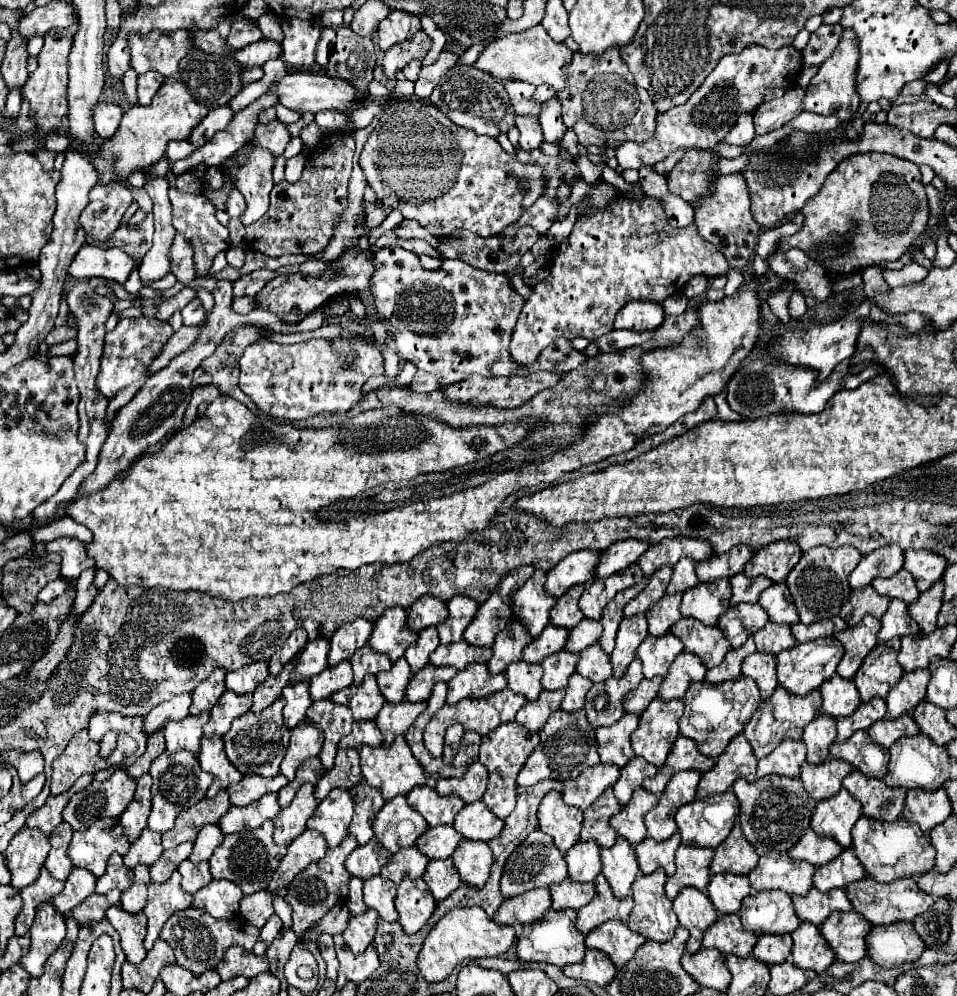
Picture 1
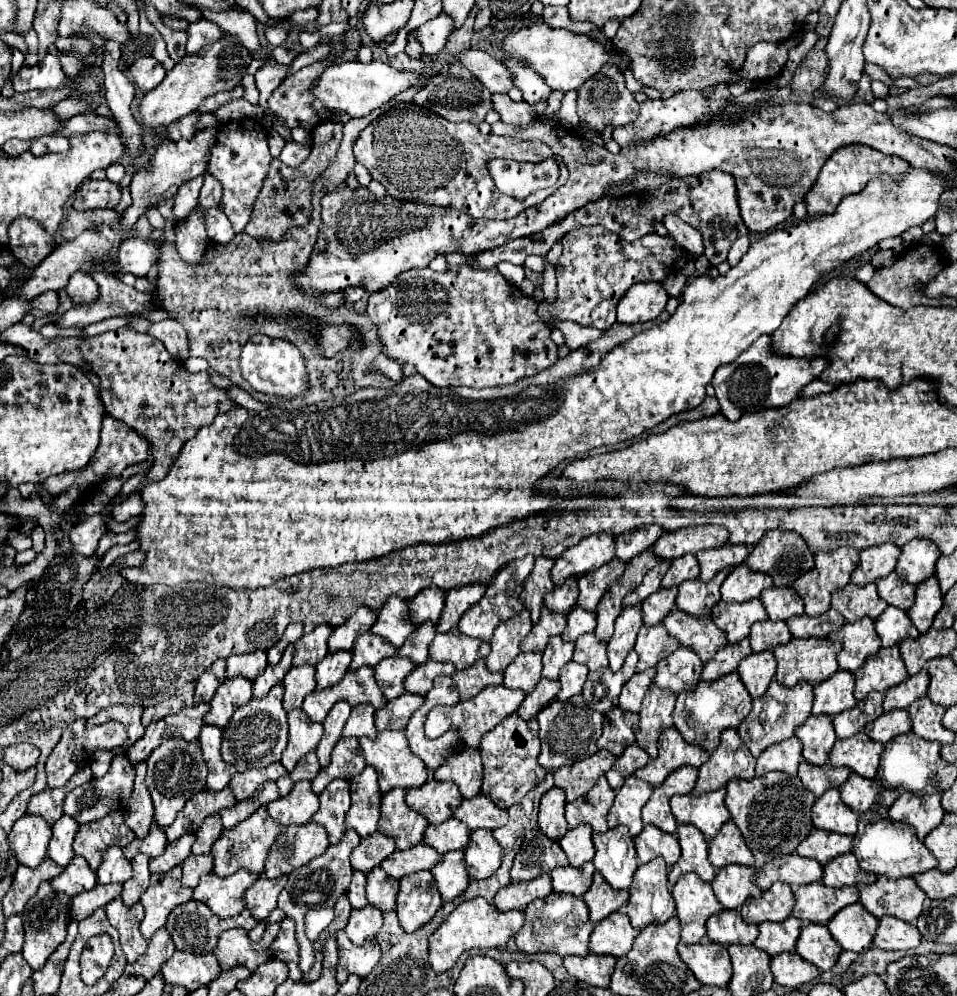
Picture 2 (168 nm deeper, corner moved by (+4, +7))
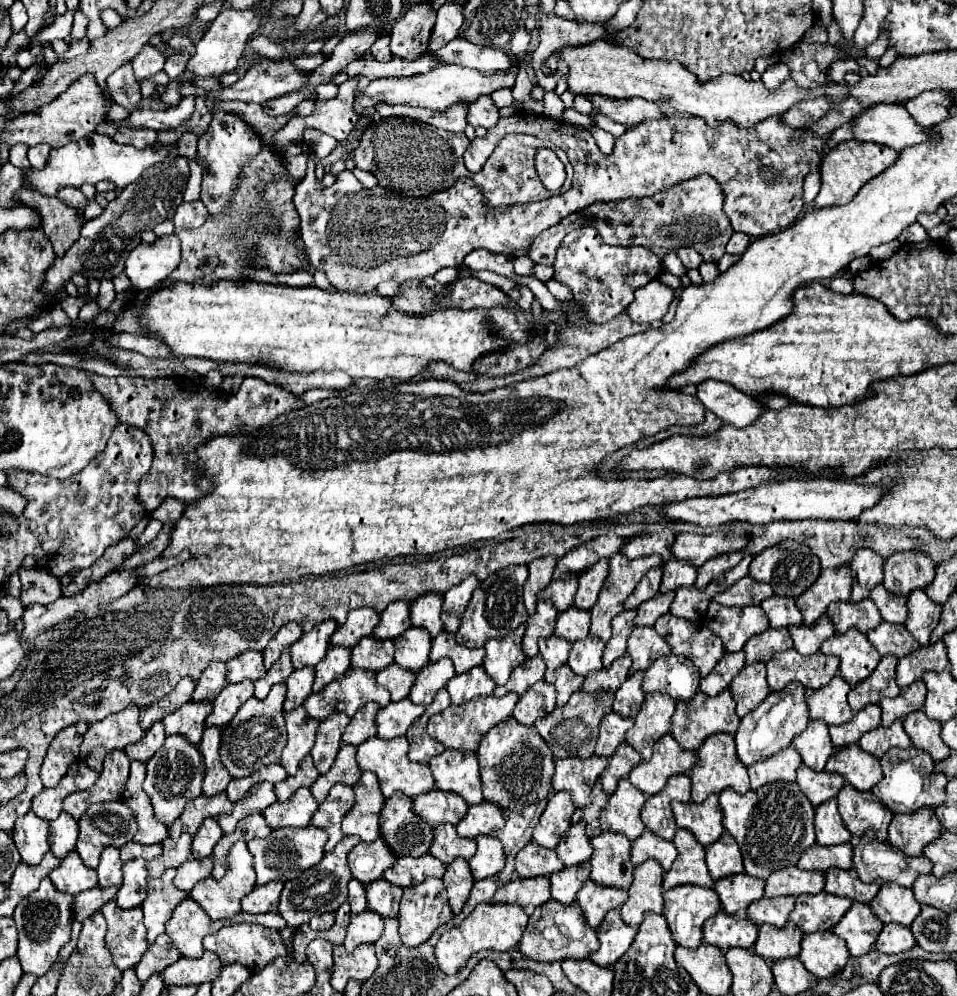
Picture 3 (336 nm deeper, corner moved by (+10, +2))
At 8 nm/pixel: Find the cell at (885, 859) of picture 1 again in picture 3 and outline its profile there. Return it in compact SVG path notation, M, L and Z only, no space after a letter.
M866 832L854 846L852 868L864 882L882 880L910 888L918 876L932 872L932 862L926 856L910 858L890 844L878 842L872 832Z

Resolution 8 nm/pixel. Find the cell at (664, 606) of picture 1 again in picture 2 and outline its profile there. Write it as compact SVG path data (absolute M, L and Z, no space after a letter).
M676 587L674 589L660 589L646 597L642 601L642 611L644 611L644 625L660 625L662 619L674 609L676 601Z

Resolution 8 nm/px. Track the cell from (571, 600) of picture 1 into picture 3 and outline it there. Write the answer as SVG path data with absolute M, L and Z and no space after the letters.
M564 574L558 580L552 580L544 590L540 590L542 600L552 600L556 608L568 610L574 604L574 594L578 588L578 576L576 574Z

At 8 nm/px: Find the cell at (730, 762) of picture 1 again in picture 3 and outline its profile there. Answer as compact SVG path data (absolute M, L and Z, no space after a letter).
M734 734L708 736L708 740L704 740L704 744L700 746L700 750L696 754L698 754L698 760L688 774L692 780L692 802L704 802L708 798L708 794L720 794L724 788L734 788L740 794L748 792L748 788L750 788L748 772L746 772L746 766L740 764L740 760L736 756Z

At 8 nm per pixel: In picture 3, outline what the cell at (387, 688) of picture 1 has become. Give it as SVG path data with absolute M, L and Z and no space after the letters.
M390 664L388 668L384 668L376 674L376 682L380 686L388 688L392 702L404 700L410 694L410 688L412 688L414 680L416 680L416 674L410 672L410 670L400 668L398 664Z

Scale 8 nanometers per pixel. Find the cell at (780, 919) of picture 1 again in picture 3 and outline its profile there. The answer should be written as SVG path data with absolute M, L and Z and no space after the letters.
M780 896L780 898L762 898L748 906L748 918L752 922L760 924L772 924L776 928L784 926L788 922L788 916L794 908L796 898L794 896Z

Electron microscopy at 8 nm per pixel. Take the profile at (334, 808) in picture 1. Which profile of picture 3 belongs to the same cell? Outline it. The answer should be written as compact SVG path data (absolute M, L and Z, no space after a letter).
M336 784L328 798L320 804L318 812L312 818L312 824L316 828L322 828L328 834L328 842L326 842L326 852L332 852L334 846L340 842L340 838L344 838L340 824L342 818L354 808L354 792L350 786L344 784Z

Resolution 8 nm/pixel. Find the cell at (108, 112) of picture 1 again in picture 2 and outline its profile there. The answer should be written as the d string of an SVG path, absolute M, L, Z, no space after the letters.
M46 55L34 67L22 67L14 75L14 89L16 93L26 93L30 89L58 89L64 87L66 73L54 55Z

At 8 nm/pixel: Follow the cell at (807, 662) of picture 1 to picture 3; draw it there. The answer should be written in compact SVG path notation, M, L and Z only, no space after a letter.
M796 650L780 652L766 662L768 670L768 684L770 690L782 690L788 682L800 682L810 690L818 690L826 686L838 672L840 660L836 656L826 656L816 652L812 656L802 656Z

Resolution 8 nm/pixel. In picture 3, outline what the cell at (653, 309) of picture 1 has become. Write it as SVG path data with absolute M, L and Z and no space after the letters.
M652 280L652 284L646 284L636 290L636 298L628 306L628 314L634 322L652 324L664 318L672 300L674 300L674 290L662 284L660 280Z

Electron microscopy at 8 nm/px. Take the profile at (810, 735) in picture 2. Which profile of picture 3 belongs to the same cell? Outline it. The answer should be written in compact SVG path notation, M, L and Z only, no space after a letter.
M810 720L808 728L792 740L802 762L812 770L824 770L826 760L834 754L834 744L828 736L828 726L820 720Z

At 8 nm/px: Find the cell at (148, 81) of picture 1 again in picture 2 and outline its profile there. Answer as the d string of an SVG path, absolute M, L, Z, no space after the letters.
M142 55L130 65L130 75L142 91L152 91L164 79L166 69L152 55Z

